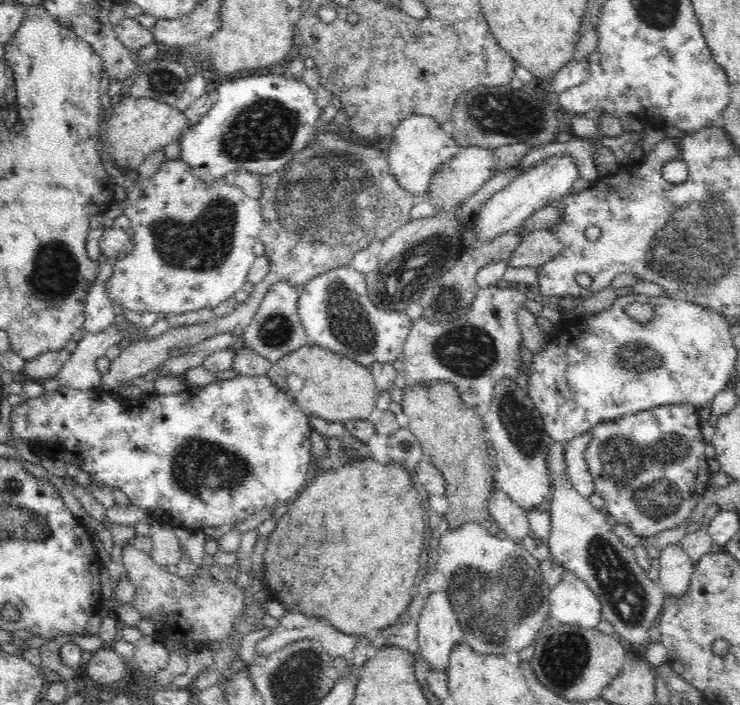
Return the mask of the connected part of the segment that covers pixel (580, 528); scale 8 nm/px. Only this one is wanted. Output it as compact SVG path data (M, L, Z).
M552 441L546 454L546 465L552 489L549 497L552 524L547 540L550 555L554 562L573 572L598 596L602 619L612 623L616 637L624 638L630 644L648 644L648 631L661 617L668 596L659 581L650 579L638 565L634 552L612 532L613 526L608 524L605 512L594 508L589 499L580 496L570 485L563 443Z

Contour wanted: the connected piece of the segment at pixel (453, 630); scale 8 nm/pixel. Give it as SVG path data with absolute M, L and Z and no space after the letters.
M444 589L431 592L418 622L419 656L434 670L446 672L450 652L465 636Z

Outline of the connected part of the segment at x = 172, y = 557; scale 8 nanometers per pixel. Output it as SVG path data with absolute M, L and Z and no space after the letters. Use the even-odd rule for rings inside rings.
M154 520L150 536L152 550L150 552L153 562L167 568L169 565L176 567L182 558L182 548L173 528L166 523Z

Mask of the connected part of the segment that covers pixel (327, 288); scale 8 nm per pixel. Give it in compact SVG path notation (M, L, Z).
M348 264L322 272L302 286L298 298L298 316L309 343L327 348L370 367L374 362L392 364L402 357L406 338L415 320L406 311L382 310L368 297L366 273Z

